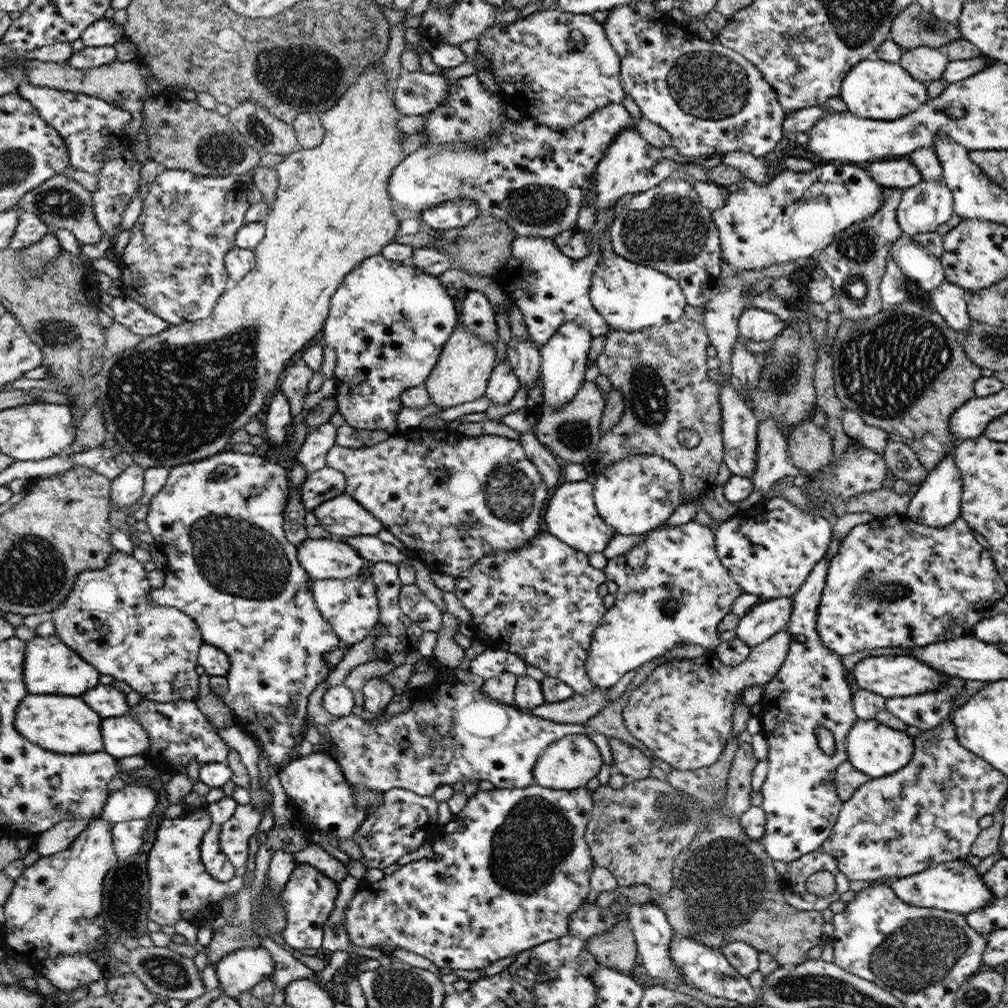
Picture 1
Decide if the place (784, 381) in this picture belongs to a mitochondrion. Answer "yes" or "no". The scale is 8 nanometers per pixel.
yes

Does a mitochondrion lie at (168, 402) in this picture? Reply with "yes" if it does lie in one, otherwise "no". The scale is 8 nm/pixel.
yes

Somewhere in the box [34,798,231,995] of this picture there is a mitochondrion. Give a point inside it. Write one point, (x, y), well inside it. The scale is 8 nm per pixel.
(168, 973)

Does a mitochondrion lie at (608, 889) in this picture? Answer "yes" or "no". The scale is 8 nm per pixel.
no

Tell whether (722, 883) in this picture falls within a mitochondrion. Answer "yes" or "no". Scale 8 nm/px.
yes

